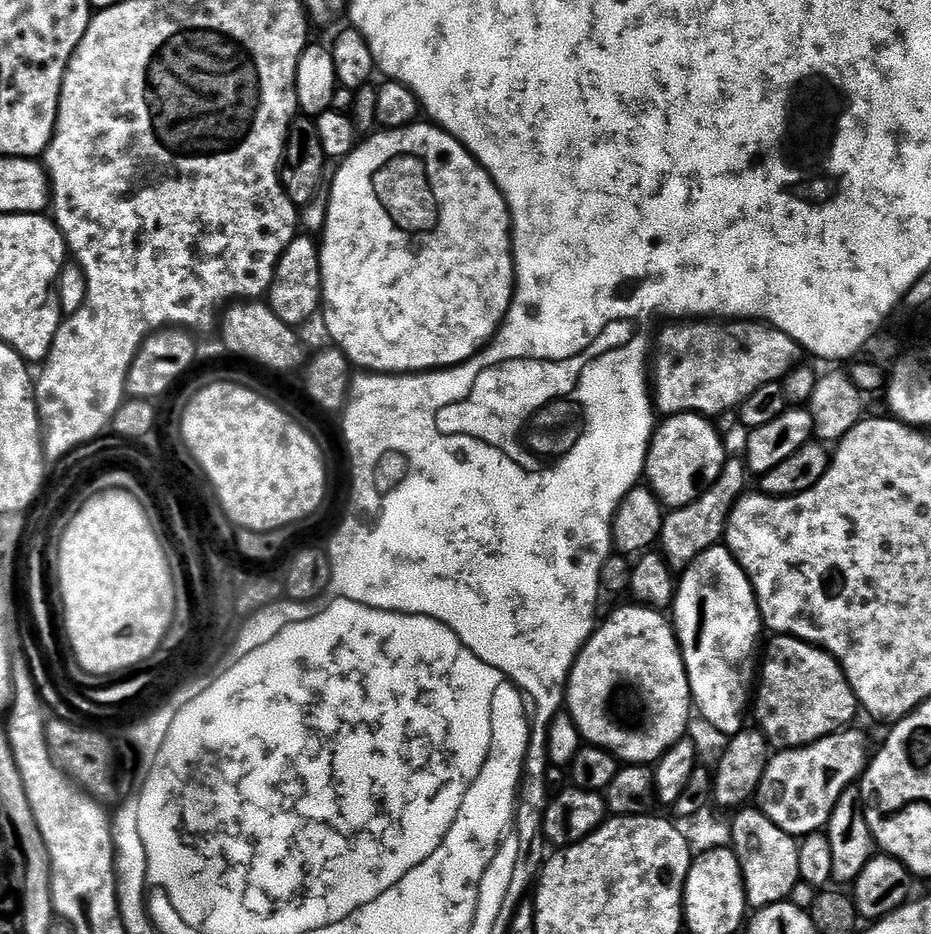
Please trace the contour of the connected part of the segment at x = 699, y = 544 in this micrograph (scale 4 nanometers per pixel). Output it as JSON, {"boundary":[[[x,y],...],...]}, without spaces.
{"boundary":[[[725,459],[715,476],[716,481],[708,489],[705,487],[696,499],[691,500],[686,506],[671,509],[663,517],[658,537],[658,548],[673,569],[683,569],[691,564],[698,554],[702,554],[713,544],[719,544],[724,540],[728,516],[732,513],[736,501],[745,495],[744,476],[746,477],[746,467],[743,459]]]}

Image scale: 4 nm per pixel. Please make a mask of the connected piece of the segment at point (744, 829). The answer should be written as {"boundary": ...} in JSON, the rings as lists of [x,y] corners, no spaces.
{"boundary":[[[744,806],[731,817],[732,841],[730,847],[740,863],[740,877],[744,881],[744,899],[747,907],[759,910],[787,901],[792,887],[798,883],[798,840],[786,834],[759,807]]]}

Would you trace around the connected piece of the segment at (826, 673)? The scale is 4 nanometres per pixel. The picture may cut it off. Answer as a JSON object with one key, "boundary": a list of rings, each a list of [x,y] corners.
{"boundary":[[[772,634],[767,637],[768,645],[763,645],[764,661],[759,661],[760,685],[755,685],[754,699],[750,704],[750,716],[756,719],[759,735],[763,743],[772,750],[785,748],[804,748],[807,744],[818,742],[830,734],[839,732],[851,725],[858,713],[856,695],[842,670],[842,666],[824,648],[807,644],[797,636]]]}

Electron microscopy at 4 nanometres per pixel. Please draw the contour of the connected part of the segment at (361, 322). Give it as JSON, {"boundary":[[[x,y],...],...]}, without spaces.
{"boundary":[[[431,122],[407,124],[405,128],[376,130],[376,133],[374,133],[369,140],[361,139],[356,147],[353,148],[351,154],[339,161],[337,168],[340,169],[337,170],[336,177],[332,180],[332,189],[329,190],[328,196],[326,195],[326,207],[322,221],[324,233],[318,236],[318,251],[320,254],[320,299],[322,301],[324,328],[328,331],[329,338],[332,339],[329,341],[340,349],[341,354],[347,358],[349,365],[356,367],[357,364],[360,370],[368,374],[415,374],[442,368],[453,368],[456,364],[464,364],[469,358],[476,355],[476,353],[495,336],[496,331],[500,329],[500,325],[503,324],[504,316],[507,314],[508,307],[512,301],[512,292],[516,288],[516,271],[514,270],[514,262],[512,261],[512,216],[508,213],[504,196],[498,190],[498,186],[492,181],[488,171],[462,147],[449,132],[444,132]]]}

